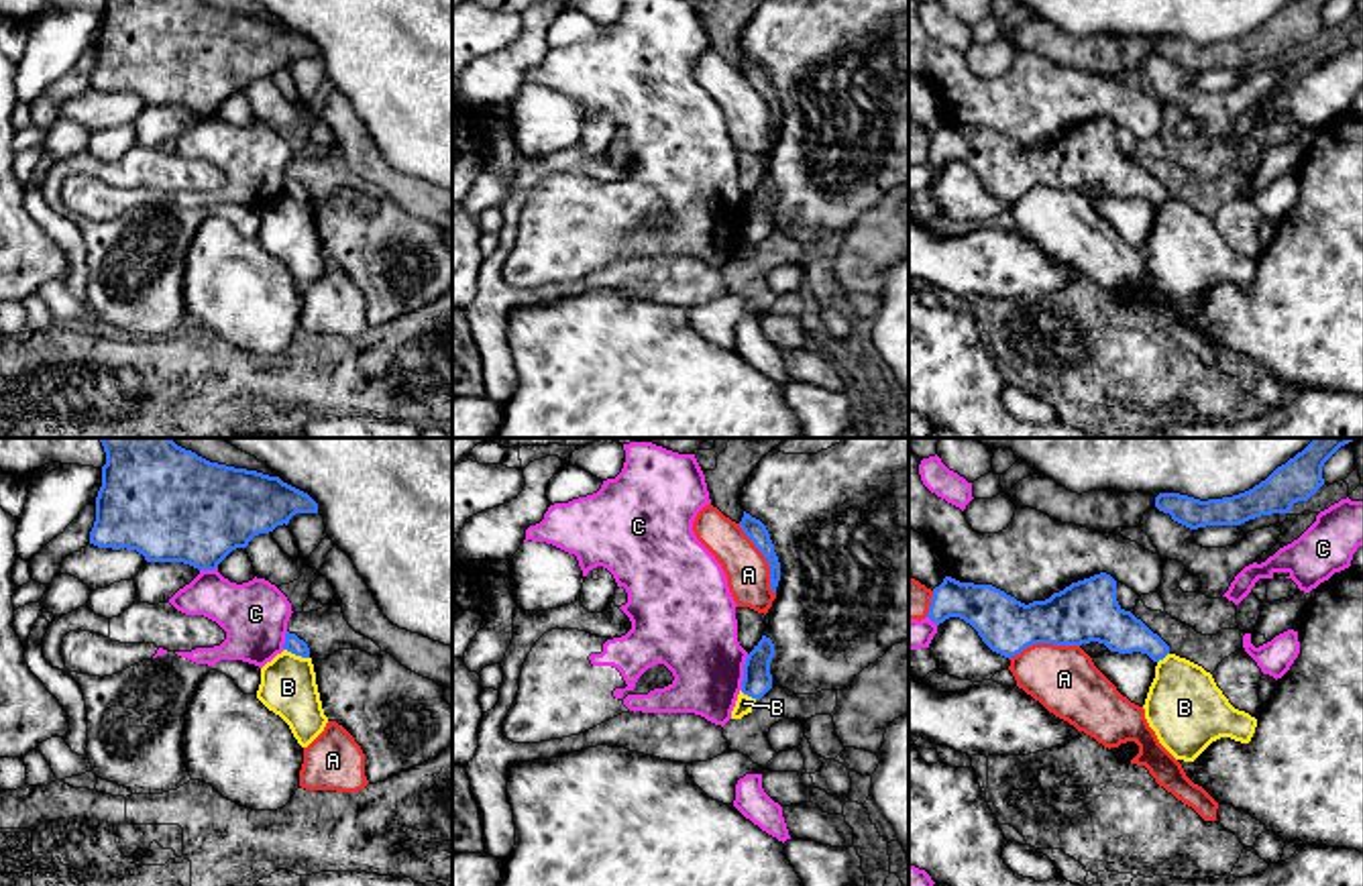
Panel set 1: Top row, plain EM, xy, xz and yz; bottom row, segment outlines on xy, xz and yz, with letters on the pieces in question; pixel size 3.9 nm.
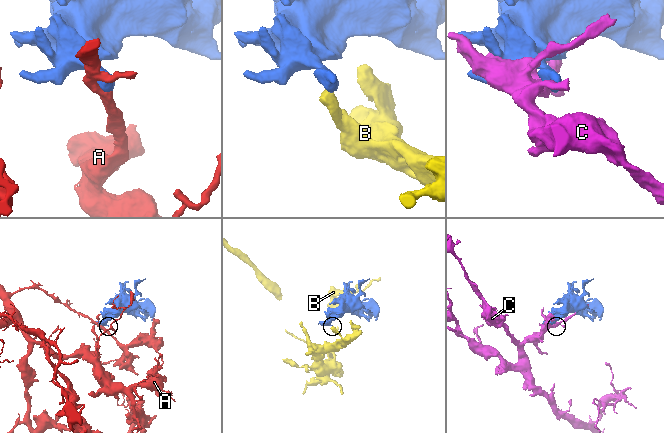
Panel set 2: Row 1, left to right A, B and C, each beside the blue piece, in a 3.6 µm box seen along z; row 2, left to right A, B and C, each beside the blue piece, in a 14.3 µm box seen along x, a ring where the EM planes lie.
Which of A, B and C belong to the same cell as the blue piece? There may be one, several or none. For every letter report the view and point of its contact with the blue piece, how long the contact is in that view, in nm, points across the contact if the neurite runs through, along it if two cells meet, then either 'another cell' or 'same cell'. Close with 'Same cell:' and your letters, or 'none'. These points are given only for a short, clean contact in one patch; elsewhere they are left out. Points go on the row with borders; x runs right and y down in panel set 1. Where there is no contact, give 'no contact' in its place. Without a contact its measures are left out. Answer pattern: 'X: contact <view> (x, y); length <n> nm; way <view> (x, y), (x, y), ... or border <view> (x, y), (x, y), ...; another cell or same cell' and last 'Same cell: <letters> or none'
A: contact xz (765, 557); length 320 nm; another cell
B: contact xy (296, 654); length 110 nm; border xy (284, 648), (308, 658); another cell
C: contact xz (744, 673); length 150 nm; another cell
Same cell: none

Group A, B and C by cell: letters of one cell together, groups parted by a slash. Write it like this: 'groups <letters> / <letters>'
groups A / B / C

